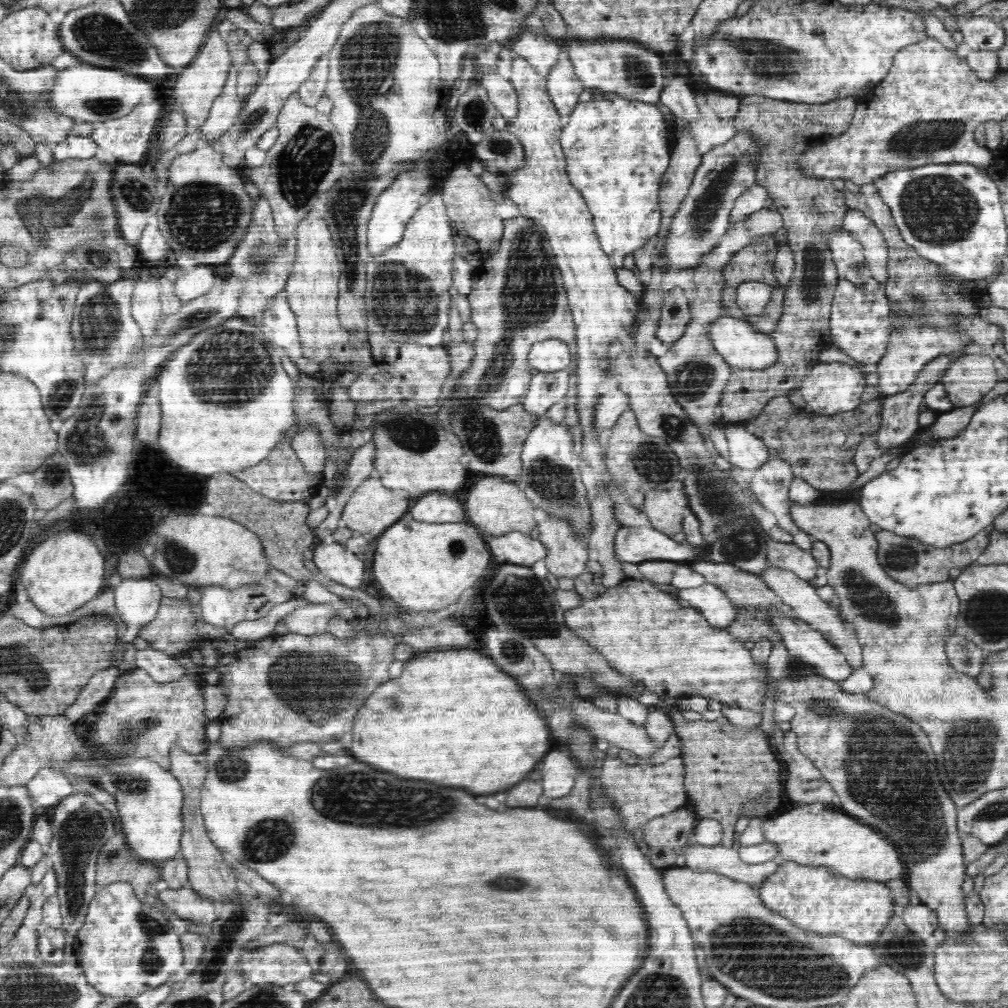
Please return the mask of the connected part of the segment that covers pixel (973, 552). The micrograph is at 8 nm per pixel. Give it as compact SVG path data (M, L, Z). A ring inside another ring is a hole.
M990 523L972 538L945 547L934 547L920 539L904 537L894 531L881 529L875 532L875 540L878 543L877 557L887 575L907 588L944 582L949 578L948 574L952 568L968 567L982 554L982 551L989 545L990 534L994 529L993 523Z

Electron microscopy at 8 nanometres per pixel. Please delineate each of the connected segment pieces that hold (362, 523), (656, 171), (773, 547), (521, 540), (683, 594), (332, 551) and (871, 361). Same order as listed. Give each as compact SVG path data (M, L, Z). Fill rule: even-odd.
M366 478L345 504L341 518L344 520L344 526L355 533L366 534L368 532L372 536L378 536L382 534L383 530L386 530L386 527L408 514L410 504L412 504L412 500L398 498L398 496L394 496L392 490L384 488L380 478Z
M597 96L591 101L585 103L578 103L574 110L565 119L563 128L561 129L561 135L559 141L562 145L562 150L566 155L566 168L570 168L570 178L574 178L574 186L578 186L578 190L582 190L582 196L584 196L586 202L588 202L588 208L594 216L594 226L596 226L596 234L600 238L600 244L602 244L602 250L606 250L606 254L610 254L610 262L614 262L614 266L622 266L624 262L624 256L638 250L640 246L644 246L646 240L654 239L654 236L658 234L658 230L661 228L661 198L659 192L661 190L662 177L669 167L671 159L670 142L674 141L675 137L670 134L669 127L667 127L667 120L664 117L664 113L660 110L658 105L640 102L634 99L626 100L626 97L614 98L614 100L608 100L606 96Z
M769 538L767 542L768 562L775 568L789 570L801 579L810 581L820 570L816 559L809 551L798 548L794 543L778 542Z
M512 531L494 537L482 532L489 551L494 556L494 562L498 564L510 563L530 567L534 562L546 558L548 549L540 539L534 539L530 535Z
M714 584L680 590L680 598L690 602L690 606L702 610L702 614L706 614L706 620L719 629L726 629L738 618L737 607L731 598Z
M317 541L313 549L313 562L321 576L330 578L348 588L359 588L366 576L366 564L338 542L326 544Z
M846 279L836 283L834 300L831 304L831 345L846 352L851 359L863 365L865 370L873 369L886 354L890 341L890 302L882 289L865 291Z

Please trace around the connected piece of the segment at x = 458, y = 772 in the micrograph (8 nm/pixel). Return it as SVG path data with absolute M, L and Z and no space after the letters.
M474 648L434 650L408 660L402 676L378 686L358 710L351 732L354 732L354 742L350 752L356 760L402 778L466 786L474 794L498 792L524 780L552 748L548 722L530 704L526 692L512 676L500 672L490 656Z

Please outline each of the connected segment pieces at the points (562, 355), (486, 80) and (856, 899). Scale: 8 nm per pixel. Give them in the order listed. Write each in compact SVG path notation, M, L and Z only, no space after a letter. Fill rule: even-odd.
M558 340L536 342L528 354L529 364L542 372L562 370L570 364L572 359L568 346L564 342L558 342Z
M496 70L490 71L490 74L482 74L480 83L488 90L488 98L497 112L510 124L518 114L518 93L511 79L503 78Z
M793 860L780 862L778 872L760 884L762 903L790 918L794 925L806 932L824 935L842 935L858 944L871 944L898 912L890 888L874 879L850 879L834 874L824 866L805 866Z

